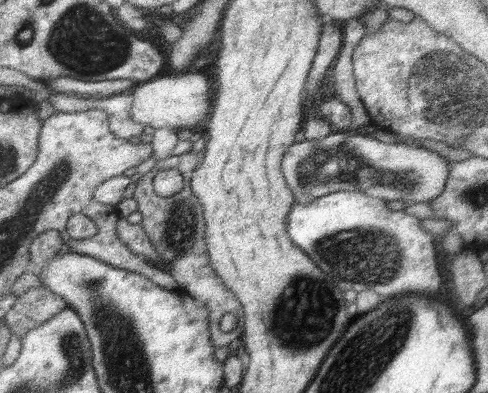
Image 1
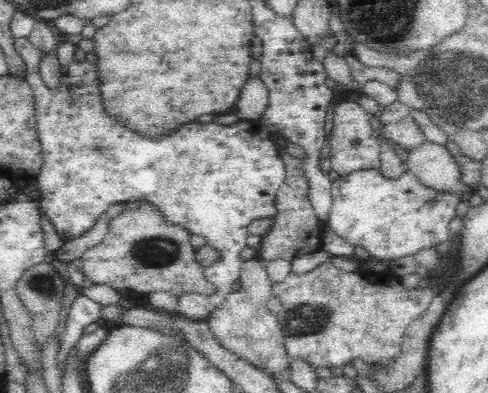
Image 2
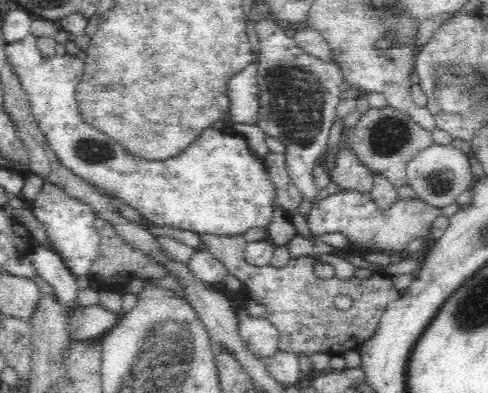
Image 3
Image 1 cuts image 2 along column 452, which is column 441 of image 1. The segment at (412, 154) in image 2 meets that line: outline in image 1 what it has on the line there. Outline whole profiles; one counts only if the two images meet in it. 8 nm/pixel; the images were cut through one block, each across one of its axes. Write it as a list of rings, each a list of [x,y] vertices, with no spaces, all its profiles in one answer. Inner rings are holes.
[[[333,130],[319,142],[303,140],[291,144],[281,160],[281,172],[295,204],[311,204],[311,200],[333,192],[363,192],[373,198],[383,198],[385,202],[403,200],[411,206],[431,202],[443,192],[449,162],[425,148],[383,144],[373,136],[347,136],[347,132]]]

